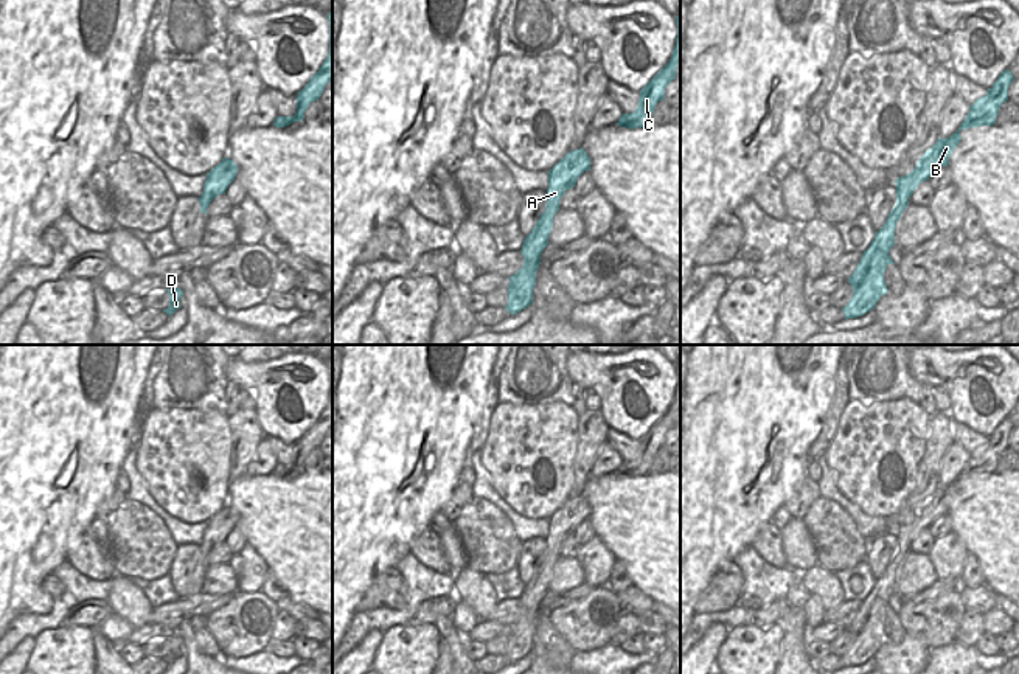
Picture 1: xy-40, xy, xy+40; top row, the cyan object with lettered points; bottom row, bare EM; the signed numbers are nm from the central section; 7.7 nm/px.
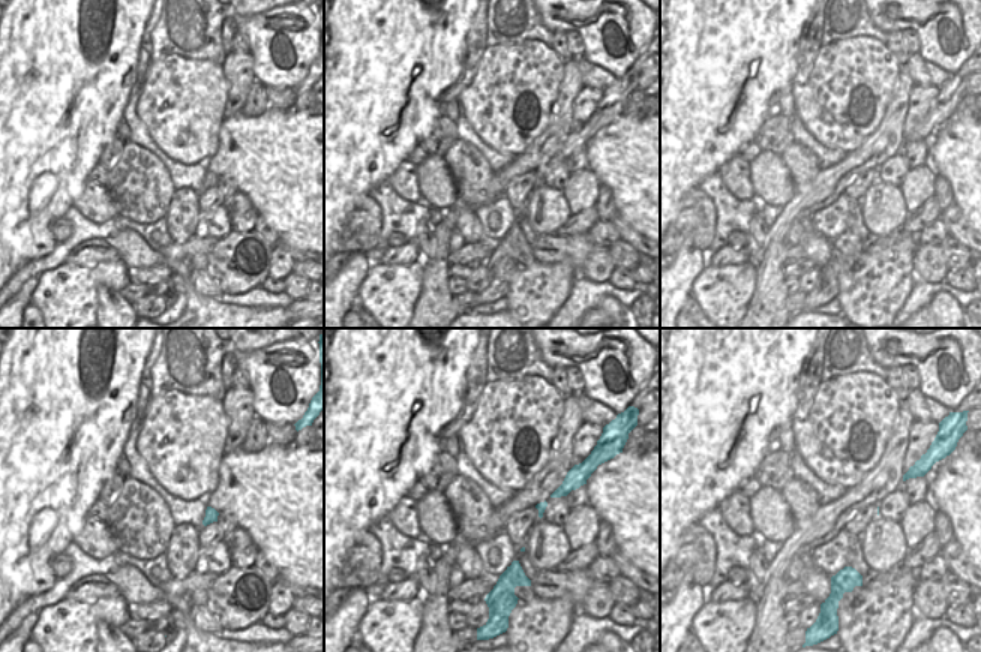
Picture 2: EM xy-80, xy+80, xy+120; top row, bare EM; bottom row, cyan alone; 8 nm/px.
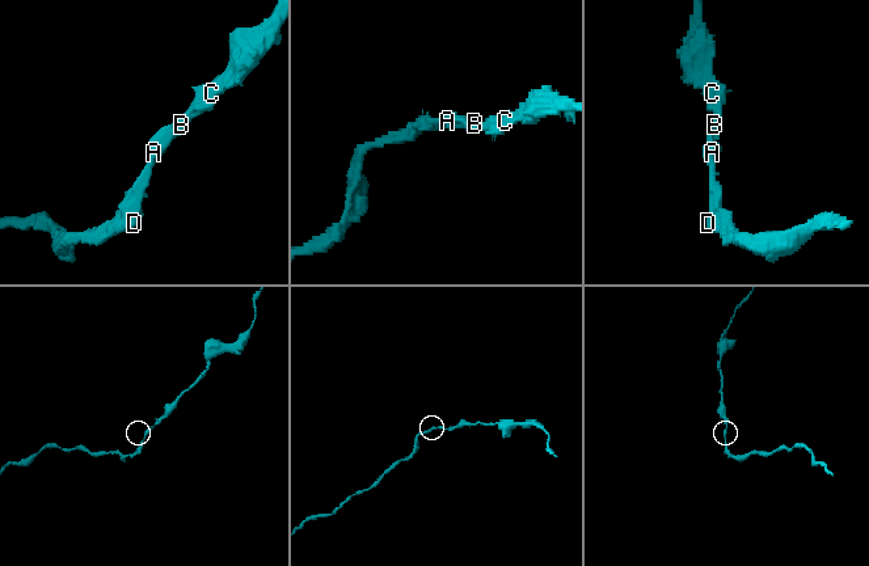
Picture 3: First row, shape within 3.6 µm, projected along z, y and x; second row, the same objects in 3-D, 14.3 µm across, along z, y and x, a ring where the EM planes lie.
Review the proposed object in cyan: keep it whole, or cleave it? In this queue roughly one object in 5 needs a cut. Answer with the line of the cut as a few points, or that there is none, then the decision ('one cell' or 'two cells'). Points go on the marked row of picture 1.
cut none; one cell

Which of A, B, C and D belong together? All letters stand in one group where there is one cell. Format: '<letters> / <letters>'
A B C D

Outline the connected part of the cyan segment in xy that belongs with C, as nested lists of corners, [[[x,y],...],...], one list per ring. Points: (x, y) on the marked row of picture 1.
[[[680,12],[676,16],[677,37],[669,62],[640,90],[638,106],[632,113],[623,113],[617,126],[637,129],[651,124],[652,112],[665,99],[666,85],[676,79],[680,56]]]

